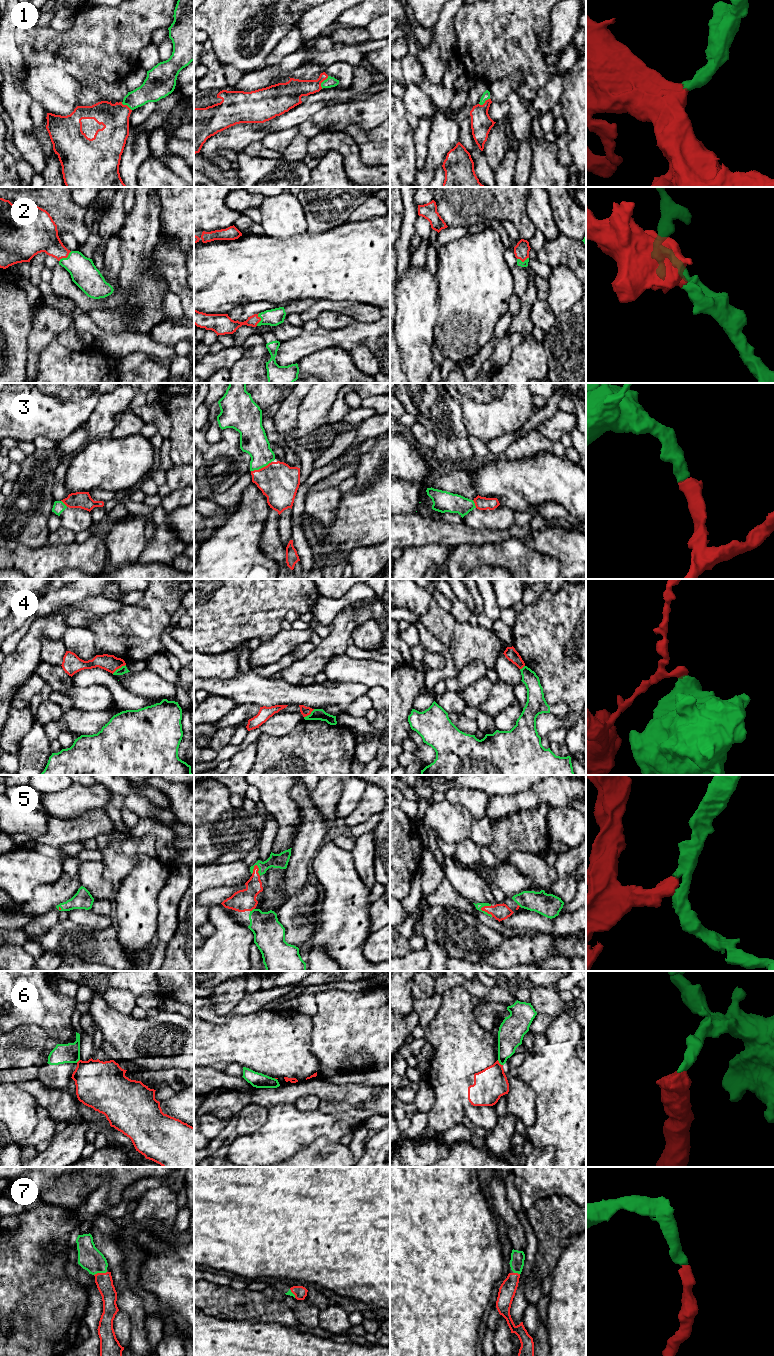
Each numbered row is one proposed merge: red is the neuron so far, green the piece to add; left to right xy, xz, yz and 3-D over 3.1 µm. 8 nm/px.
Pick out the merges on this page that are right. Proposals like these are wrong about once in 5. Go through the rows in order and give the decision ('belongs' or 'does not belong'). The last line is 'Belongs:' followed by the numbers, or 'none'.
1: belongs
2: belongs
3: belongs
4: does not belong
5: belongs
6: does not belong
7: belongs
Belongs: 1, 2, 3, 5, 7

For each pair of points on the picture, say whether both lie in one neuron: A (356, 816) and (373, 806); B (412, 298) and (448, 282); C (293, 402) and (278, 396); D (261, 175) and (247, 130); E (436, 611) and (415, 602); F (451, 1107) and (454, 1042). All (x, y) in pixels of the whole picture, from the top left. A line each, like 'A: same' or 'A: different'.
A: same
B: different
C: different
D: different
E: different
F: same

